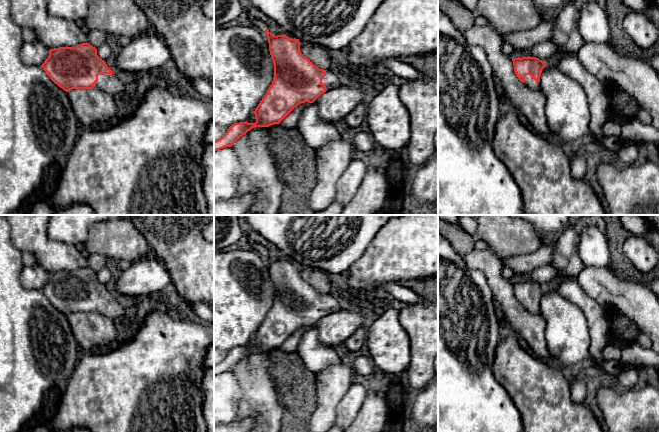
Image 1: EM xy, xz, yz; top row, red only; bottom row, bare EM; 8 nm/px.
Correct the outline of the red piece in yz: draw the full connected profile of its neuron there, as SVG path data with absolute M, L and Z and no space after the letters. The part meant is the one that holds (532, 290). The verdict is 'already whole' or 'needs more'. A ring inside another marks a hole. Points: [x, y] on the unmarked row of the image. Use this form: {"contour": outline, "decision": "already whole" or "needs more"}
{"contour": "M536 281L512 282L514 296L524 309L531 314L540 313L540 300L545 286Z", "decision": "needs more"}

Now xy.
{"contour": "M87 266L75 271L50 273L48 282L41 290L50 303L66 316L72 313L97 312L115 322L124 319L127 314L124 306L97 279L97 273Z", "decision": "needs more"}

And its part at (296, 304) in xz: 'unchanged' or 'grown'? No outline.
grown

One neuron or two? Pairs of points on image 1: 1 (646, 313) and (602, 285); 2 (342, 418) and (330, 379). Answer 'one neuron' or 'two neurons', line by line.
1: one neuron
2: two neurons

